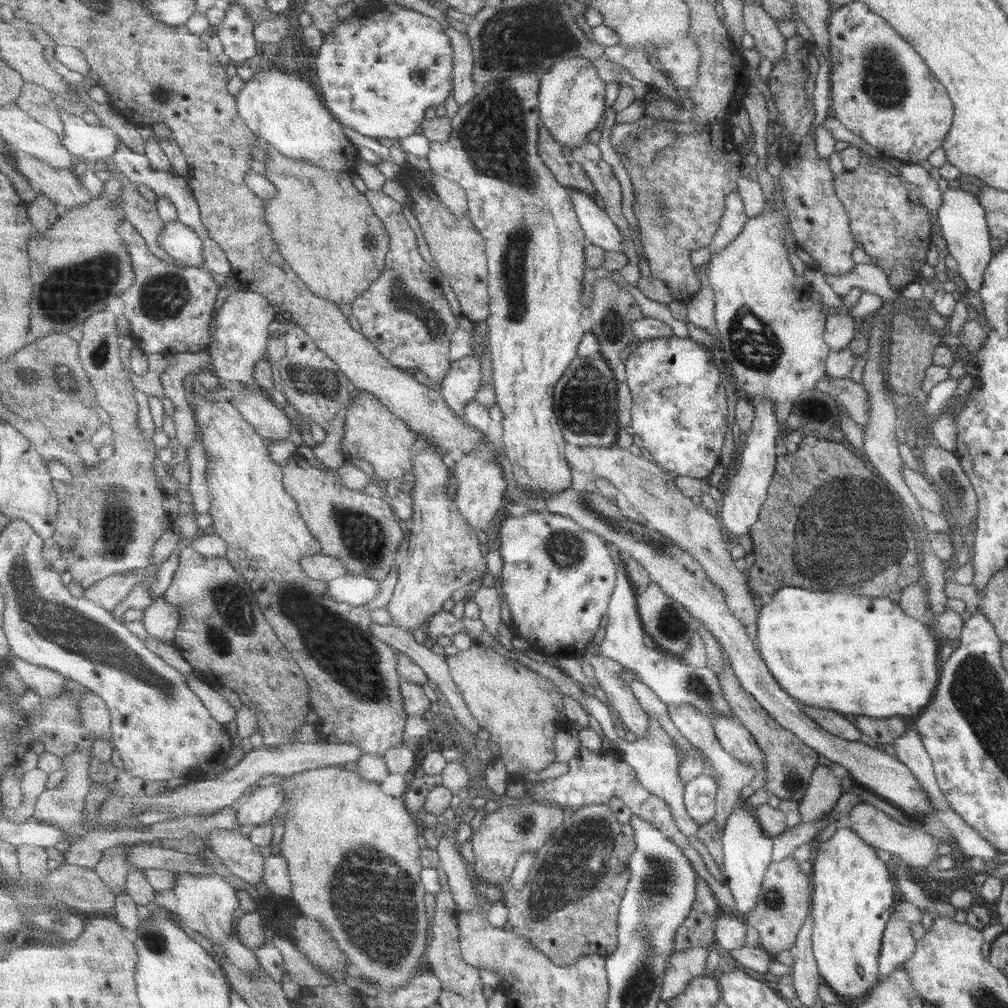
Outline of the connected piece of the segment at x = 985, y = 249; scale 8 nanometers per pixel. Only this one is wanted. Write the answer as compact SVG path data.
M970 187L948 189L942 195L942 202L938 208L938 221L942 228L943 238L952 258L958 263L957 272L964 279L970 291L977 291L982 287L984 271L992 259L992 246L990 233L985 218L984 207L980 205L978 197Z

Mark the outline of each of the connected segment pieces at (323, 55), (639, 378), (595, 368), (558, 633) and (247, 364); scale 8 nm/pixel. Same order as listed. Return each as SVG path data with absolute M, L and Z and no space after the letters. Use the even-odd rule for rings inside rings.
M386 4L384 10L358 10L358 14L354 13L352 17L340 21L338 27L334 27L328 36L325 37L325 43L321 46L318 53L314 55L313 61L317 65L317 74L320 77L320 82L322 84L322 95L325 97L325 104L327 108L334 113L334 117L344 126L350 126L351 129L359 131L366 136L371 136L371 138L390 138L394 140L400 140L402 138L409 138L413 134L418 132L418 128L422 128L426 121L426 110L437 109L439 106L445 105L446 100L455 97L455 63L454 59L454 41L450 37L450 33L446 33L446 28L444 24L435 19L433 16L427 15L426 13L418 12L414 9L399 9L398 7L393 7L392 4ZM356 16L396 16L400 18L402 26L394 32L394 30L388 30L386 34L384 32L360 32L360 28L356 26Z
M676 335L640 341L626 361L635 406L632 426L657 463L677 476L708 479L718 464L728 412L714 360L698 342Z
M601 354L580 357L558 383L556 388L556 411L568 442L580 446L618 445L619 380L617 372Z
M532 511L521 517L506 516L501 527L500 552L504 560L502 588L512 613L512 627L537 653L552 658L580 658L588 654L607 614L617 588L616 560L607 540L584 528L574 517L552 511Z
M245 289L232 293L225 300L218 312L218 326L209 347L220 378L256 384L257 365L270 358L270 325L276 320L276 310L268 297Z

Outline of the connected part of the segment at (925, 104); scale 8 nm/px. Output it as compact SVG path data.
M860 1L833 7L829 16L830 36L830 107L834 116L850 130L877 149L882 156L904 164L919 164L942 147L953 122L953 105L946 90L916 50L870 7Z

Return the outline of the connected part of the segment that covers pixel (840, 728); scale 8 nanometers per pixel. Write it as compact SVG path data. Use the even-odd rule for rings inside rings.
M802 704L801 710L804 714L810 716L819 727L822 726L830 734L850 741L858 741L861 738L858 727L850 720L847 720L842 713L827 710L826 708L818 709L806 704Z

